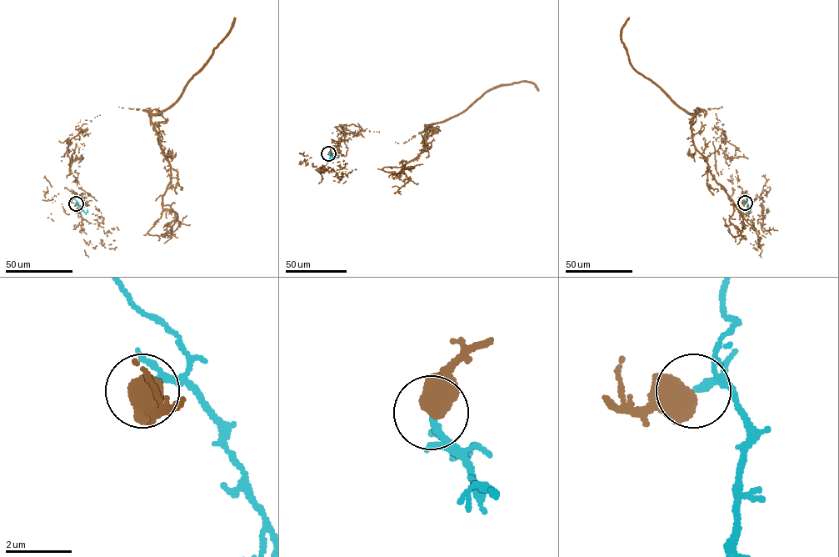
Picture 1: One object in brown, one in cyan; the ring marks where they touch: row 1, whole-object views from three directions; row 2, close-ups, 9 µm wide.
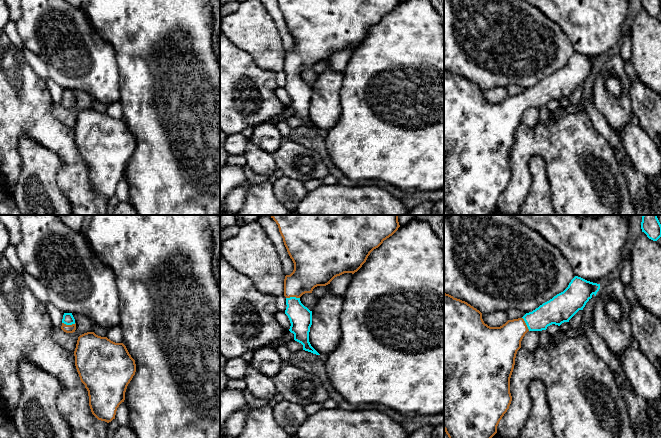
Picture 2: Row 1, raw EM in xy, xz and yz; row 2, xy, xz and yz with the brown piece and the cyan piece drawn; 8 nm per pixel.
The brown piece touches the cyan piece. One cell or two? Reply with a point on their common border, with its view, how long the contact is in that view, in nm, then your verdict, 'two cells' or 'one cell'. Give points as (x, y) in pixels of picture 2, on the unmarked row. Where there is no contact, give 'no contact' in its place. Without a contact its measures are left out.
xz (292, 72) | 110 nm | one cell

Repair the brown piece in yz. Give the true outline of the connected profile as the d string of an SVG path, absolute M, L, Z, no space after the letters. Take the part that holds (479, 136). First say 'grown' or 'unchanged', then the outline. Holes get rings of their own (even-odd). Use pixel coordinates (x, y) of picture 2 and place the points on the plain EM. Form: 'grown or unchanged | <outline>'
grown | M575 52L568 63L549 77L543 79L522 94L508 96L500 103L484 99L482 89L465 77L444 69L444 206L449 215L491 215L497 209L497 202L509 185L512 177L510 154L515 141L517 127L528 107L546 106L555 100L560 102L596 72L600 60Z

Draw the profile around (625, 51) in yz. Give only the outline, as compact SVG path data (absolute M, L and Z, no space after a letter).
M627 33L621 38L621 48L620 53L623 61L630 61L631 59L631 37L630 33Z

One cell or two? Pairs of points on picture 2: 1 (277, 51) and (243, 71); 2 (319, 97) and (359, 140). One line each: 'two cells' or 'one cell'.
1: two cells
2: two cells

